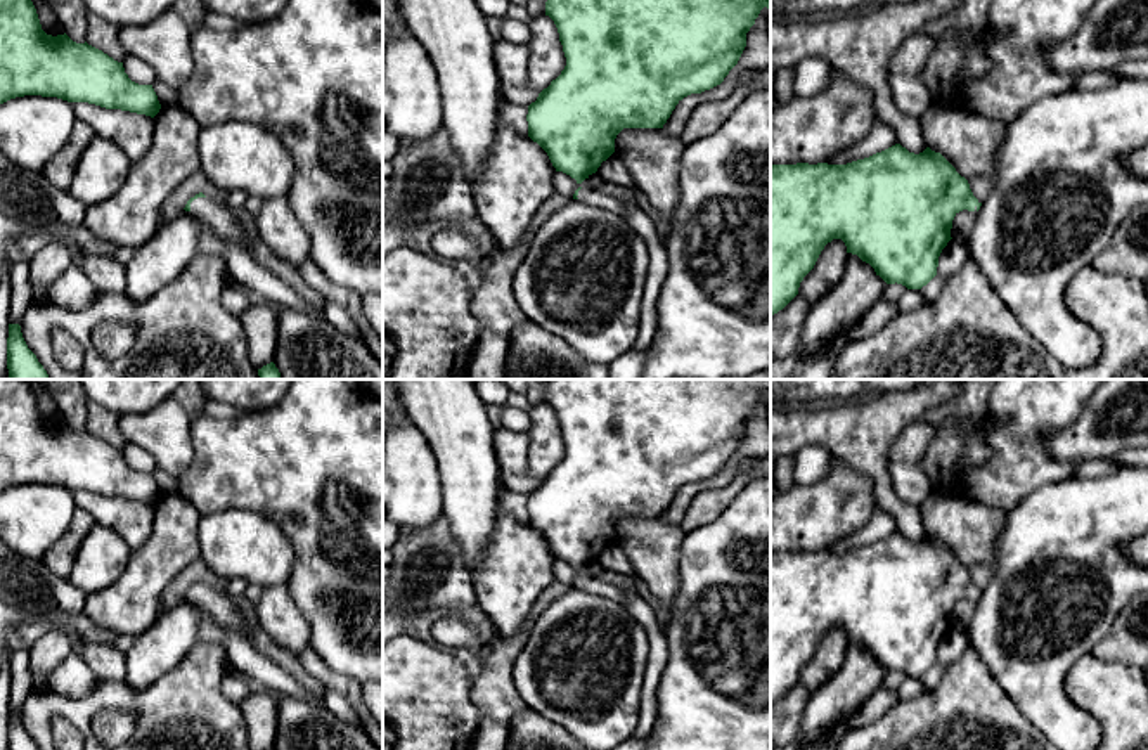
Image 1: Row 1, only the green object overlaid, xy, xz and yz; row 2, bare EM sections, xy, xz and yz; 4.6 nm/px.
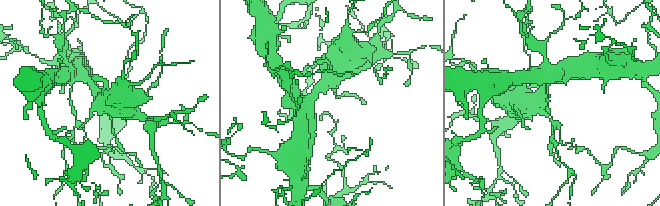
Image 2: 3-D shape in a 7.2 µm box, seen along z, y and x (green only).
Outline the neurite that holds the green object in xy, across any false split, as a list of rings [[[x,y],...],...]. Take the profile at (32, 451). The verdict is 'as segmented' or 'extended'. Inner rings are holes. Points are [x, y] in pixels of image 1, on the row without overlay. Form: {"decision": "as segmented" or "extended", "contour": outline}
{"decision": "as segmented", "contour": [[[0,379],[0,492],[24,483],[88,490],[151,506],[161,497],[152,473],[132,469],[123,450],[114,449],[87,430],[73,430],[66,421],[47,423],[26,379]]]}

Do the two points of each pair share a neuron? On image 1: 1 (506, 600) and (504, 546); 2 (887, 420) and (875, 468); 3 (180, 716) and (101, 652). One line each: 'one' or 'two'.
1: one
2: one
3: two

